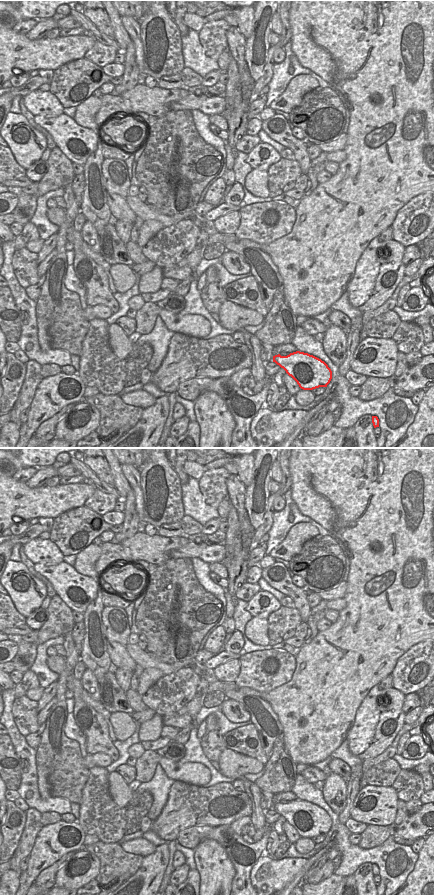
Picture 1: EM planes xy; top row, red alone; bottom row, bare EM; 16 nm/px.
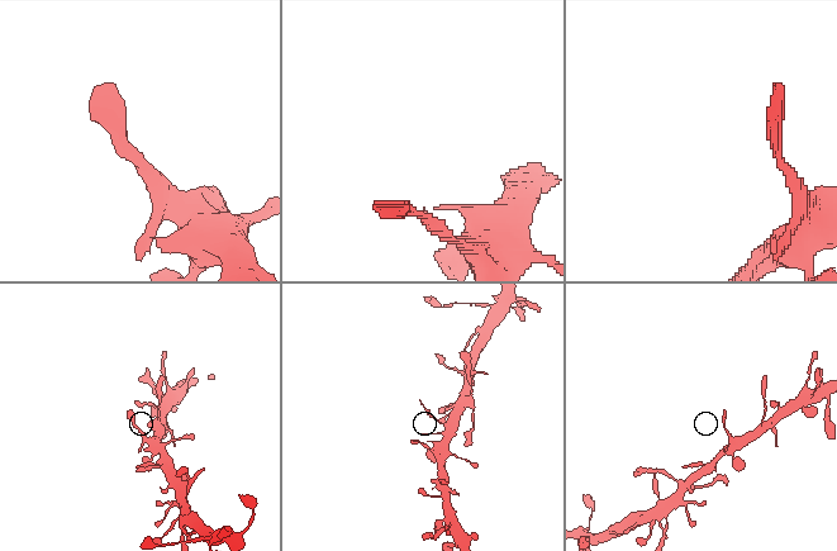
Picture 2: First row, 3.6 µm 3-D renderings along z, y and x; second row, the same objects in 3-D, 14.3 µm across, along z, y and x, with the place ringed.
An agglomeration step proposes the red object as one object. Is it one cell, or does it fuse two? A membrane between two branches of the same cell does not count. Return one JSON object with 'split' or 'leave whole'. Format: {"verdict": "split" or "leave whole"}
{"verdict": "leave whole"}

